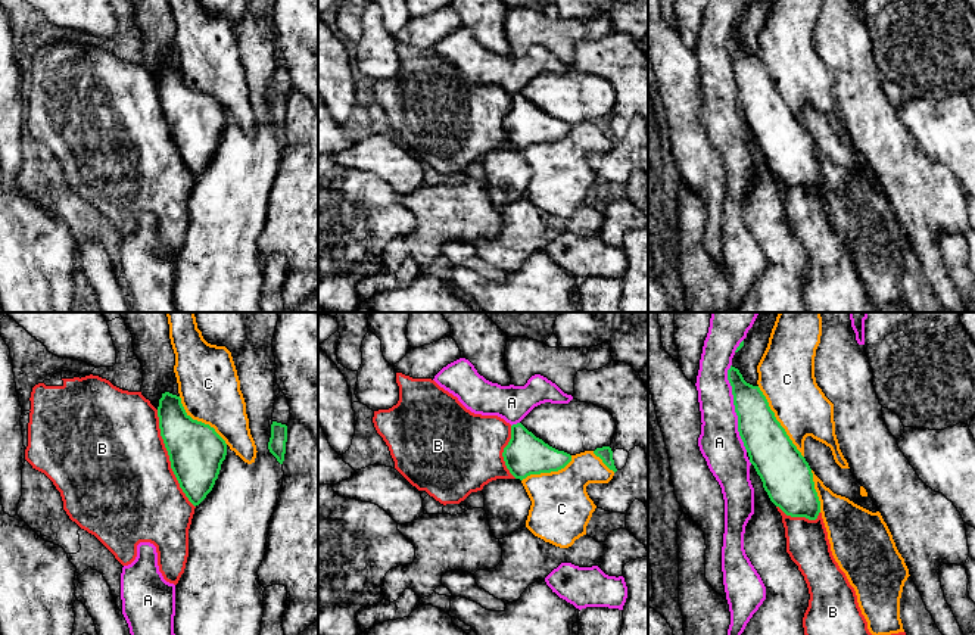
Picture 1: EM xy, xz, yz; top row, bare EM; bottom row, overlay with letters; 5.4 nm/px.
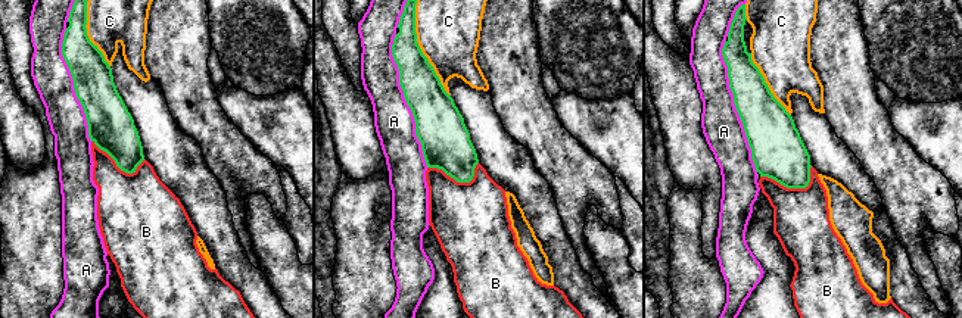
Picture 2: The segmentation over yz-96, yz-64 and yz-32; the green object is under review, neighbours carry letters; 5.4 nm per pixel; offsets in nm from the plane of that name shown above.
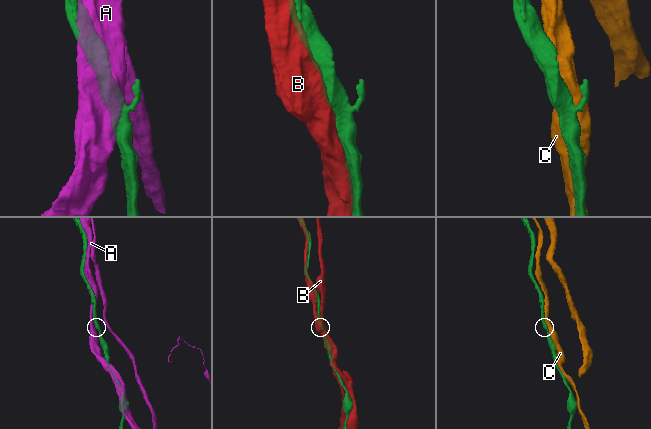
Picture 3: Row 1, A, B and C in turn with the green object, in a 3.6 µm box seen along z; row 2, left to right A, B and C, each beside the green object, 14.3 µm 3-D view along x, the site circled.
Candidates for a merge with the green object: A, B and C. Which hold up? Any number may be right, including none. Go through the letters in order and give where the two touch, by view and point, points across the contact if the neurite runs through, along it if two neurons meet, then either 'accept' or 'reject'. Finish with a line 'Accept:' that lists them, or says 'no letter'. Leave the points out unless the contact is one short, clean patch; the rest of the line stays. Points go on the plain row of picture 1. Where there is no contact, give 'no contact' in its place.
A: yz (735, 78) | reject
B: xy (170, 128) | accept
C: yz (778, 92) | reject
Accept: B

